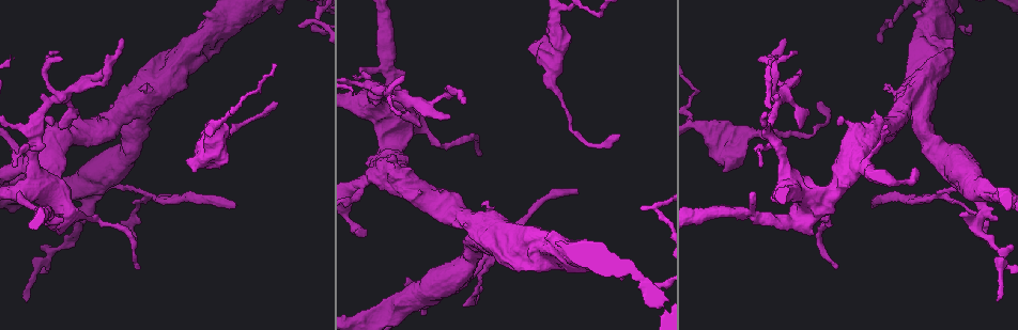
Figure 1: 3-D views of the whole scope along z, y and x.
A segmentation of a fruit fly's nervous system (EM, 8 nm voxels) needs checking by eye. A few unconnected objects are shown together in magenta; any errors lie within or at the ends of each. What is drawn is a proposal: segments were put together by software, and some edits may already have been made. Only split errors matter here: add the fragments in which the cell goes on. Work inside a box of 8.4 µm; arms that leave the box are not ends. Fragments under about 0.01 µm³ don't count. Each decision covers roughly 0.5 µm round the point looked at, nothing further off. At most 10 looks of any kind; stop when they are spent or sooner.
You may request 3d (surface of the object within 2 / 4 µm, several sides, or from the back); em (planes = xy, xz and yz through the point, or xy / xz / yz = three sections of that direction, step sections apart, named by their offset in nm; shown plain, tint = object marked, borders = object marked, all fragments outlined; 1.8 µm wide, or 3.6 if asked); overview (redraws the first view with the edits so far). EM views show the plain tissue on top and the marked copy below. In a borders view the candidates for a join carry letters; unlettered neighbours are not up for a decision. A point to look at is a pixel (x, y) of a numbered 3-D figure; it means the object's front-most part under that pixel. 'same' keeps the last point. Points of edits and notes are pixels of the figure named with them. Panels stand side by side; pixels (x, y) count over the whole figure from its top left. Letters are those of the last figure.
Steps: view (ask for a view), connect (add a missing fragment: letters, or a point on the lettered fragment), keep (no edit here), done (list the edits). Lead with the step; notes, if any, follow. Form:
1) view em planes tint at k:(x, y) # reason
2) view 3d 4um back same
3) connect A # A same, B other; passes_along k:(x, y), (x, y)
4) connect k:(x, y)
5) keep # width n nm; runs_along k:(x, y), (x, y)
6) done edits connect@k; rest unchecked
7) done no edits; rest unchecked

view em 3.6um xy step 4 borders at 1:(147, 83) # an open end

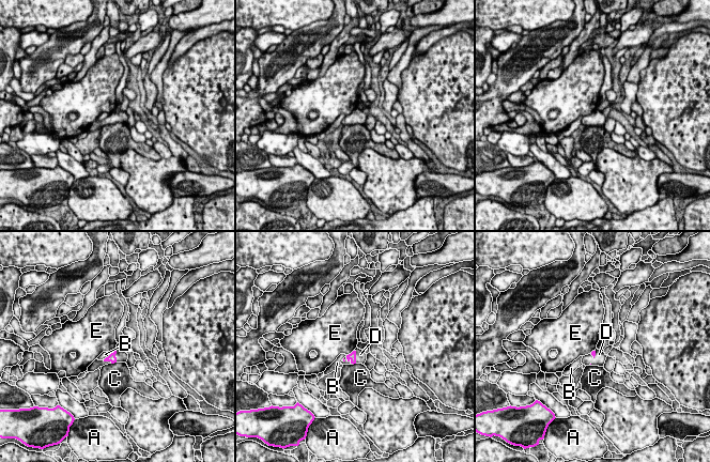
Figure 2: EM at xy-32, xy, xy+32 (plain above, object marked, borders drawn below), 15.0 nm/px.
connect 2:(343, 363) # A other, B other, C other, D same, E other; passes_along 2:(352, 356), (348, 360), (343, 363); the cell continues

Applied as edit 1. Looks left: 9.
view overview # see it whole again

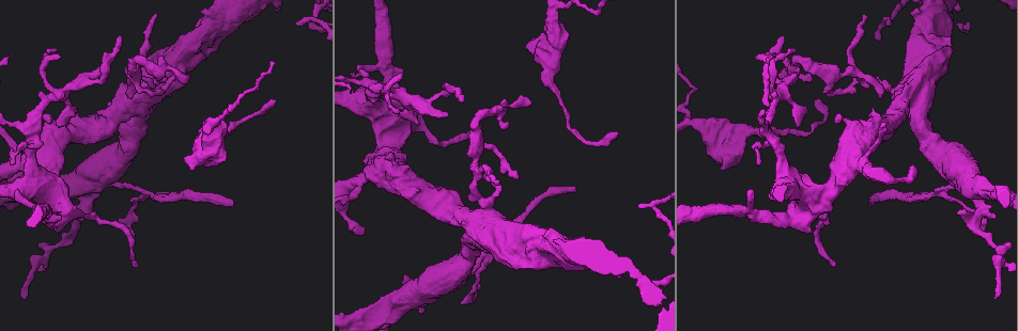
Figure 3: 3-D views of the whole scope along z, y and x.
view 3d 4um back at 3:(615, 132) # long arm stops here

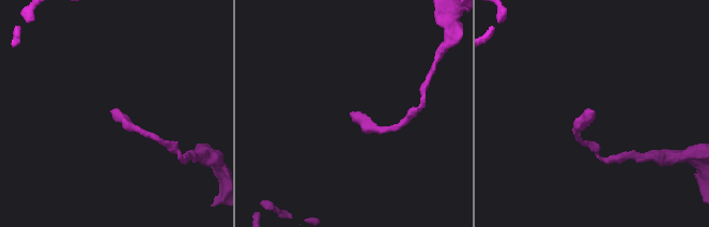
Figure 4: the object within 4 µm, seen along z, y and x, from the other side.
view em planes tint at 4:(353, 111) # need the tissue

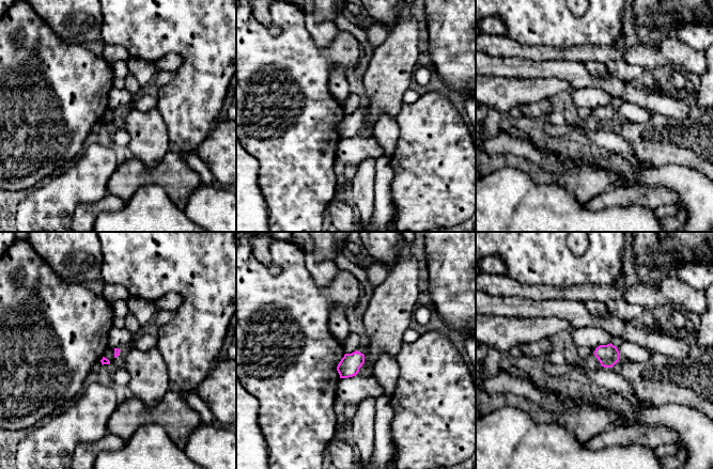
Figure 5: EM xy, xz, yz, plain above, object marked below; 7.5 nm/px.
view em planes borders same # see the neighbours

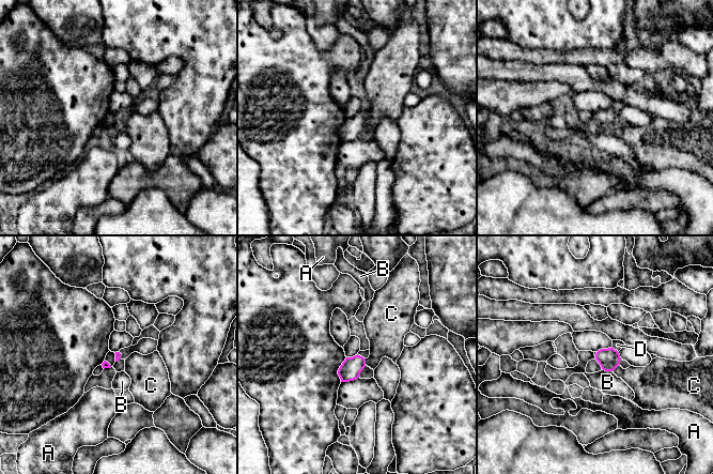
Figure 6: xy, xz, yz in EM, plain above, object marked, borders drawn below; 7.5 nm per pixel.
keep # longest_contact C 80 nm; A other, B other, C other, D other; border 6:(619, 364), (613, 371); none of them fits

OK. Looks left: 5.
view 3d 2um at 3:(57, 94)

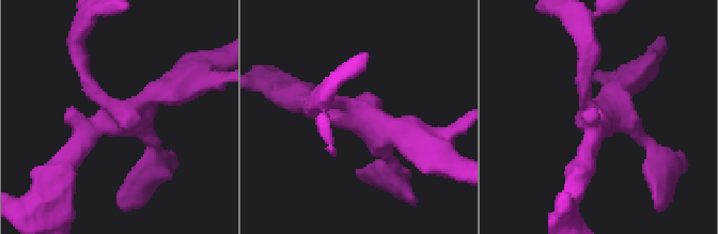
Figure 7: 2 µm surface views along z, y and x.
view em 3.6um xz step 8 tint at 7:(603, 120)

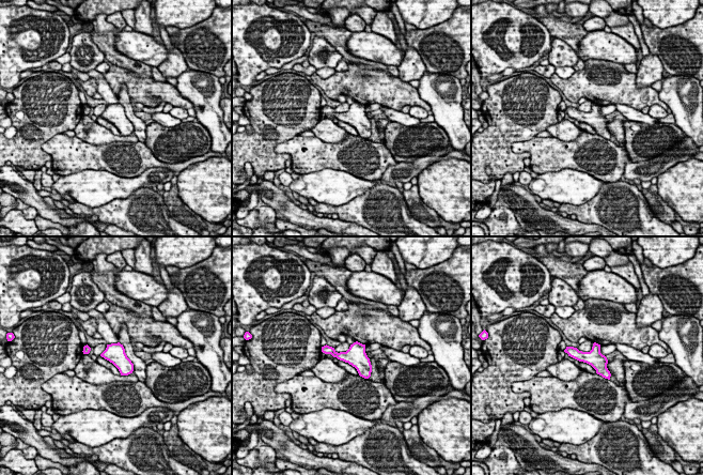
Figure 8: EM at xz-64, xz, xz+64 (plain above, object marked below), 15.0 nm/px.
view em 3.6um planes borders same

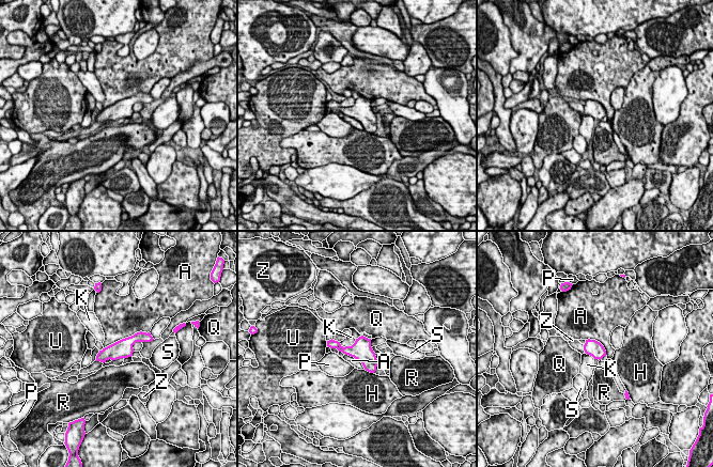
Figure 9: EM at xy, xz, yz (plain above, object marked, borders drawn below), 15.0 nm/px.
keep # A other, H other, K other, P other, Q other, R other, S other, U other, Z other; runs_along 9:(143, 335), (98, 358); none of them fits

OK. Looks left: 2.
view em planes borders at 3:(532, 39) # stops while still wide

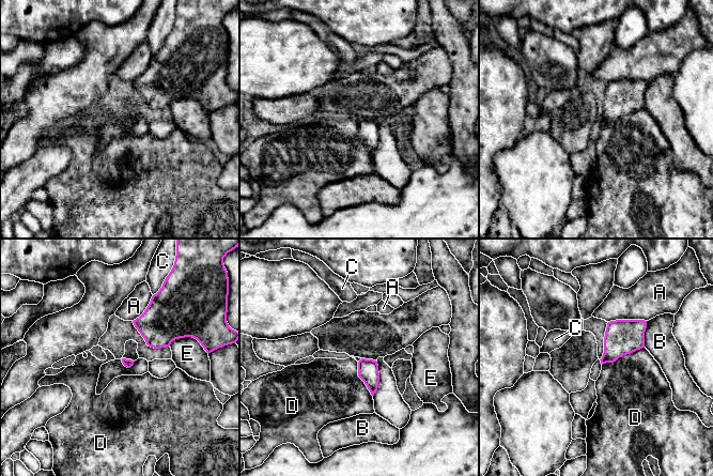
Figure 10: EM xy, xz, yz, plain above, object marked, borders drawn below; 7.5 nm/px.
keep # A other, B other, C other, D other, E other; border 10:(644, 347), (602, 365); none of them fits

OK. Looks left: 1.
done edits connect@2; rest unchecked

